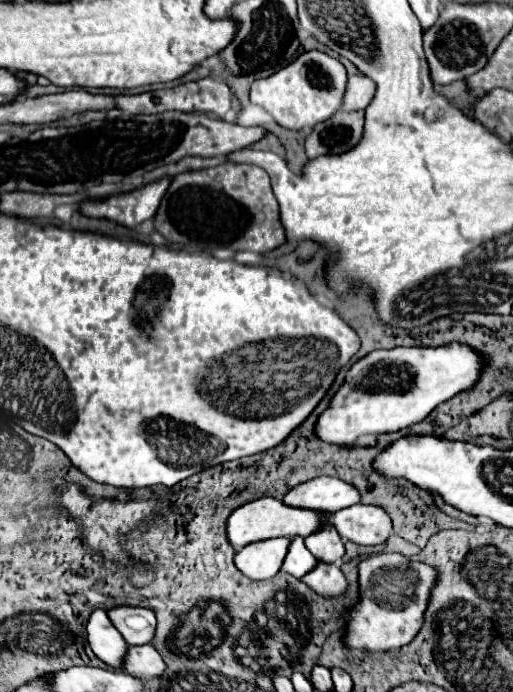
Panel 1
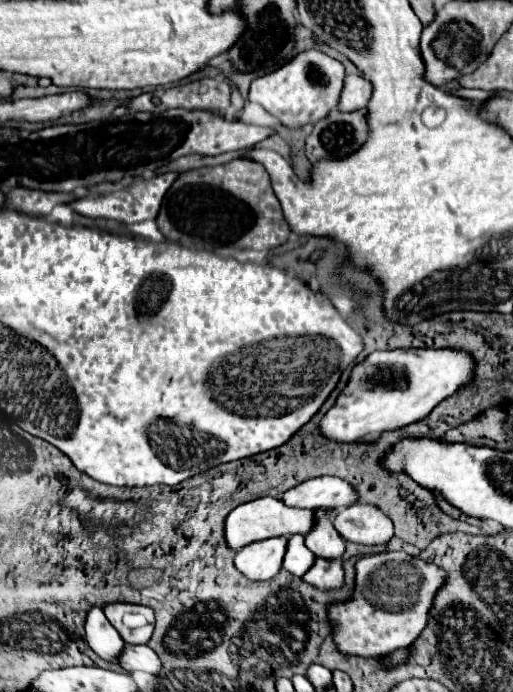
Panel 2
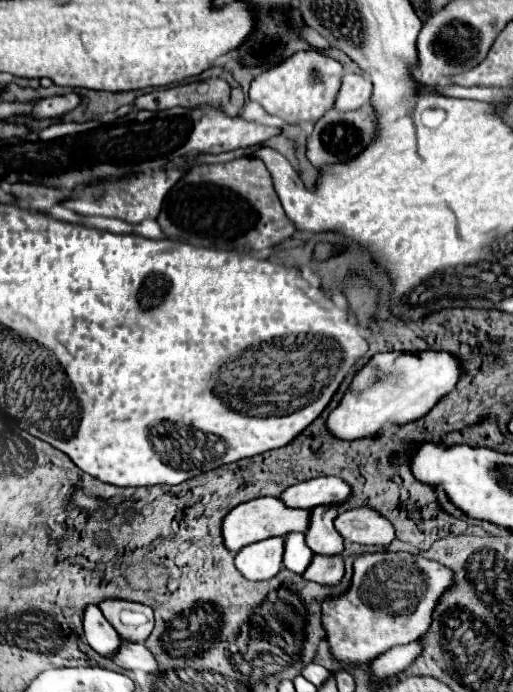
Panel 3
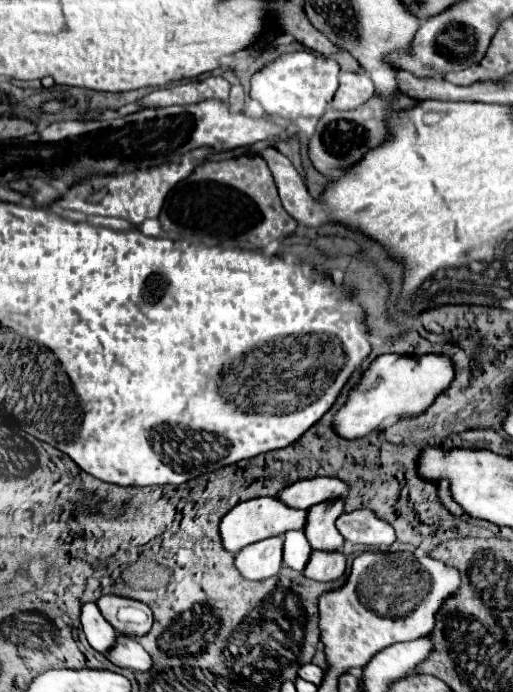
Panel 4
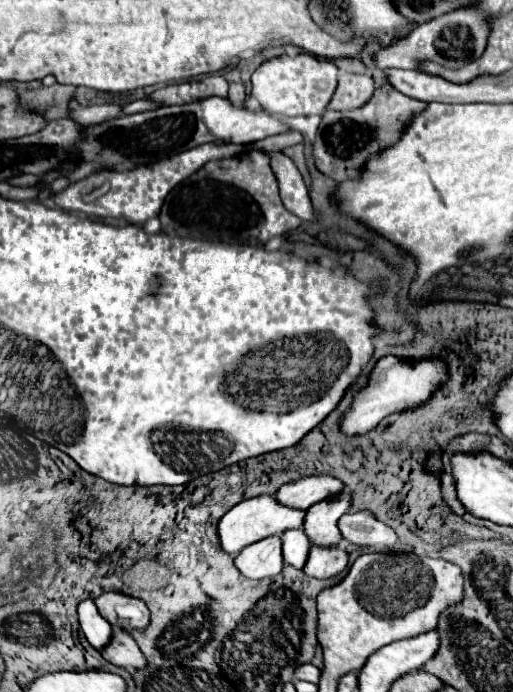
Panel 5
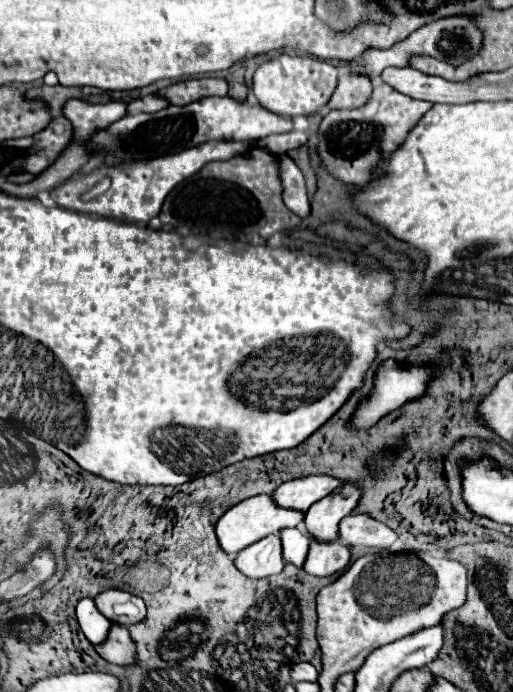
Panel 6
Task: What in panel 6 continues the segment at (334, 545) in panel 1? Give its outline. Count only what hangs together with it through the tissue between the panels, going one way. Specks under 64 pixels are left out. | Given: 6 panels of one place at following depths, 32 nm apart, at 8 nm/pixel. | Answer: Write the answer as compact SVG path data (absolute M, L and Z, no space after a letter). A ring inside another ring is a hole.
M342 482L336 492L306 512L306 530L316 540L338 540L338 524L358 506L362 490L352 482Z

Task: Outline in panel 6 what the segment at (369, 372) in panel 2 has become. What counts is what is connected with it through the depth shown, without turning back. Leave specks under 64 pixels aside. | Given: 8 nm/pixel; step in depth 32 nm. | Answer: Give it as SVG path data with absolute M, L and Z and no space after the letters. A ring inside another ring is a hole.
M386 360L376 374L372 396L360 404L350 420L350 426L374 426L384 412L392 412L392 408L400 408L404 400L418 396L424 388L424 380L428 380L428 372L420 372L420 368L404 368L394 360Z

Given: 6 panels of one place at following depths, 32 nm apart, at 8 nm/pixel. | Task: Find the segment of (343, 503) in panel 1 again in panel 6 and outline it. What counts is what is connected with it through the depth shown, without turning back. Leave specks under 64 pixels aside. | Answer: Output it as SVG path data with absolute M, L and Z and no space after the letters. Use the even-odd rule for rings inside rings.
M324 474L302 476L302 478L280 484L274 490L272 500L282 508L306 512L314 502L322 500L324 496L334 492L338 486L340 486L340 480L336 480L332 476L324 476Z

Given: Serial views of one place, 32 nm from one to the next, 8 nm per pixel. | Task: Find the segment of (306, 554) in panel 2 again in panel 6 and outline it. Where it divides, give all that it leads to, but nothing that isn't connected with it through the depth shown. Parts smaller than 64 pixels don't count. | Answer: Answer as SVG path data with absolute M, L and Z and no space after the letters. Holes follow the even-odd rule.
M284 528L280 530L280 538L284 560L294 566L302 566L308 554L308 536L300 528Z

